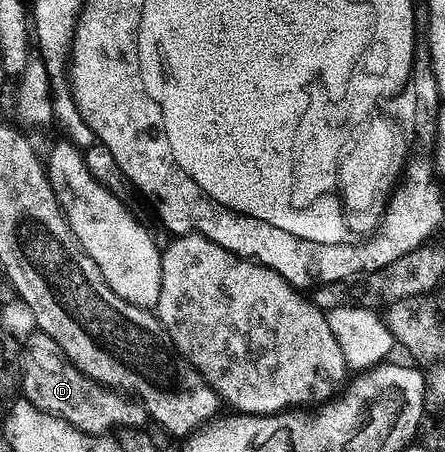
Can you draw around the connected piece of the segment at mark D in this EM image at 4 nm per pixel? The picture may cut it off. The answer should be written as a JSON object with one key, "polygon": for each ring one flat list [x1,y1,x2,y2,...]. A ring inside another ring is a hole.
{"polygon":[[34,331,21,346,20,393,25,401,32,403,40,412,61,417,81,433,106,435,111,432,113,425,142,427,148,421,141,405,121,392,88,379,66,360,58,344,41,331]]}

